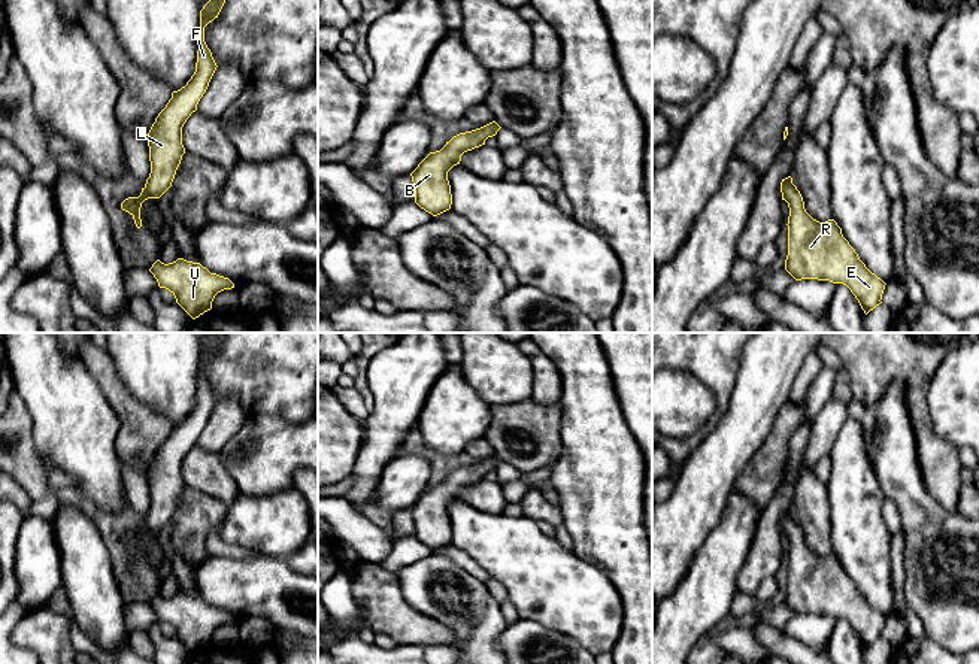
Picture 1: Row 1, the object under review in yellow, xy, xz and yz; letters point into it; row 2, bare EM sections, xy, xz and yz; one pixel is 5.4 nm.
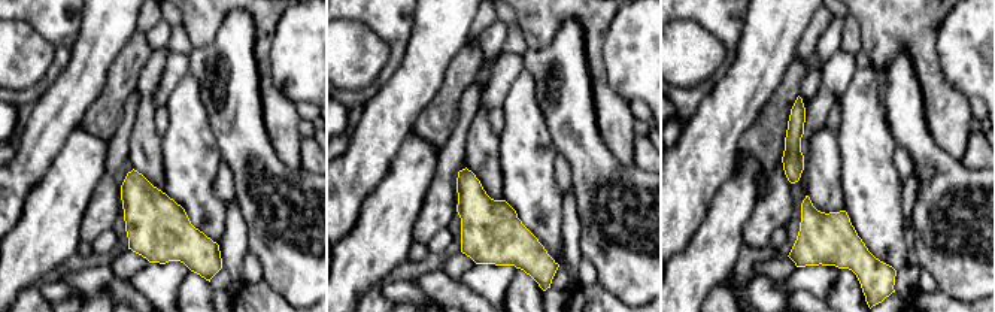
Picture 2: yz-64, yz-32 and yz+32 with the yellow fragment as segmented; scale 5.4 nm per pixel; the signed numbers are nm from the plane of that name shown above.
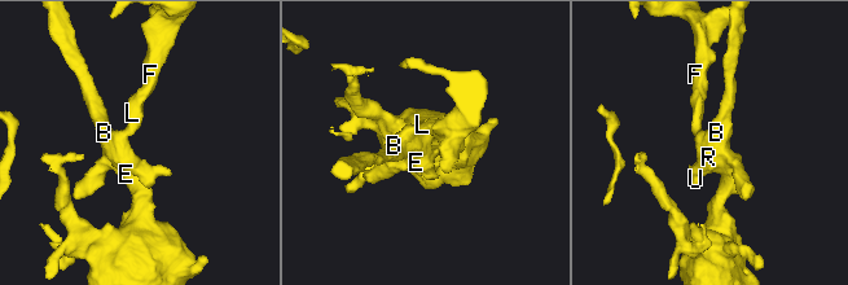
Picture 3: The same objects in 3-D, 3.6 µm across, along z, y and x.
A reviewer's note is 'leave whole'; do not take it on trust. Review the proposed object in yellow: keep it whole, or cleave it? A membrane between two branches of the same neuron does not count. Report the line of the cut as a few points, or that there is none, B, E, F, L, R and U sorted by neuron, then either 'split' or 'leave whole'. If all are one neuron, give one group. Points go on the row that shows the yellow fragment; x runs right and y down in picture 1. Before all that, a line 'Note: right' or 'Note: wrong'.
Note: right
cut none; groups B E F L R U; leave whole

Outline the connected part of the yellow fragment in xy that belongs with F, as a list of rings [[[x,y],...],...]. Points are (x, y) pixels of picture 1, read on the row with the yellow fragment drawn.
[[[209,0],[200,10],[198,51],[196,72],[158,113],[148,133],[151,173],[139,197],[128,197],[121,209],[128,212],[137,228],[142,227],[140,207],[148,198],[160,198],[175,179],[185,148],[182,145],[182,127],[206,93],[216,70],[216,63],[204,42],[204,27],[218,18],[225,0]]]

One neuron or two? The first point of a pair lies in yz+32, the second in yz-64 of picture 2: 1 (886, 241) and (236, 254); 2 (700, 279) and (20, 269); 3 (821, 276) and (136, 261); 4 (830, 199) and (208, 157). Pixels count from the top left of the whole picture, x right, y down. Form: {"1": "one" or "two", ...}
{"1": "two", "2": "one", "3": "two", "4": "two"}

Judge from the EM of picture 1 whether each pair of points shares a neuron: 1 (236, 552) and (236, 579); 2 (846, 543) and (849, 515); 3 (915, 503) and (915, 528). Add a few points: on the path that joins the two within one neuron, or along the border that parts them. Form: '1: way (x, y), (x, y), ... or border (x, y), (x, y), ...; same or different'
1: border (209, 554), (241, 560), (261, 557); different
2: way (846, 536), (843, 533), (849, 522); same
3: way (915, 509), (915, 522); same

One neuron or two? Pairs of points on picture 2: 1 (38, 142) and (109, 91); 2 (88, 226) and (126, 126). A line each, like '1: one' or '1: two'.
1: two
2: one

